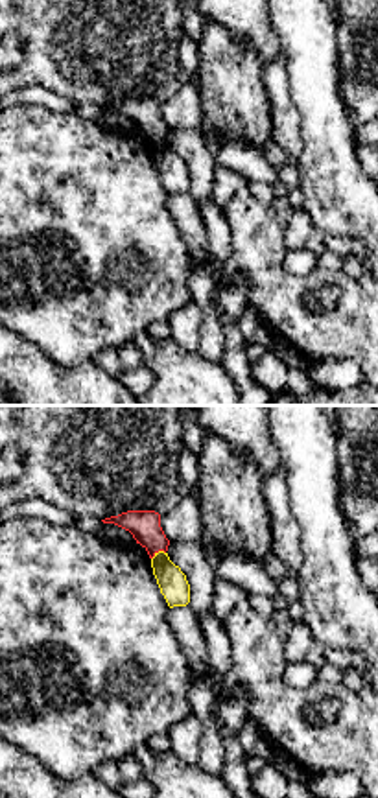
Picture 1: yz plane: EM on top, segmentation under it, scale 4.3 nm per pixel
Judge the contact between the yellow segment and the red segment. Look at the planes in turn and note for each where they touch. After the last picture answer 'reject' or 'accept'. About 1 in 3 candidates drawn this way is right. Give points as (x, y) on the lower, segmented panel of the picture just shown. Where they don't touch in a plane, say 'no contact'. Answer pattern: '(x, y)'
(157, 553)

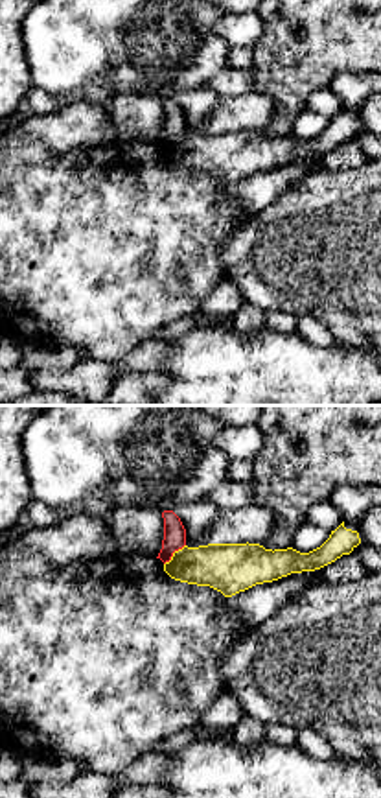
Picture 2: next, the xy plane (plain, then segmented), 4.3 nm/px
(173, 553)

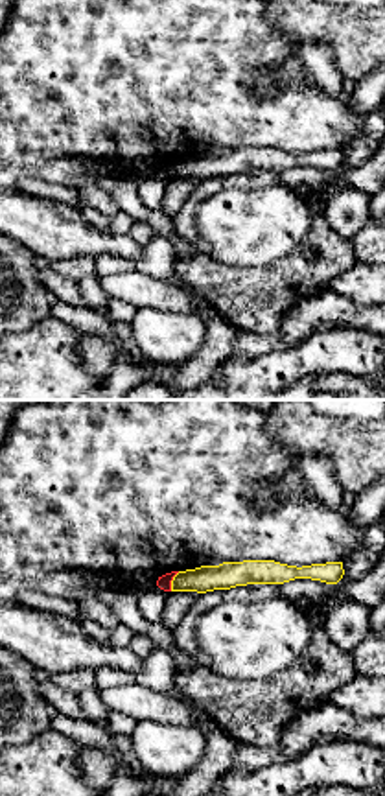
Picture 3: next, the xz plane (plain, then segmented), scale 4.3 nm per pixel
(172, 581)

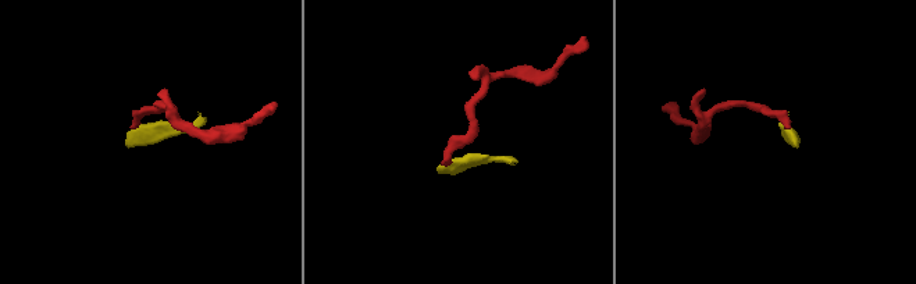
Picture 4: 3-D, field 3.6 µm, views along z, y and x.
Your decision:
accept

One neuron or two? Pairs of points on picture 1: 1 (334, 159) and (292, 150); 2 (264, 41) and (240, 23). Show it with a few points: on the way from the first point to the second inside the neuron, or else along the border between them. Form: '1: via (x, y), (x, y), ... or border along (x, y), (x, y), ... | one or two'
1: border along (299, 109), (303, 150), (294, 161) | two
2: via (259, 35), (246, 23) | one

